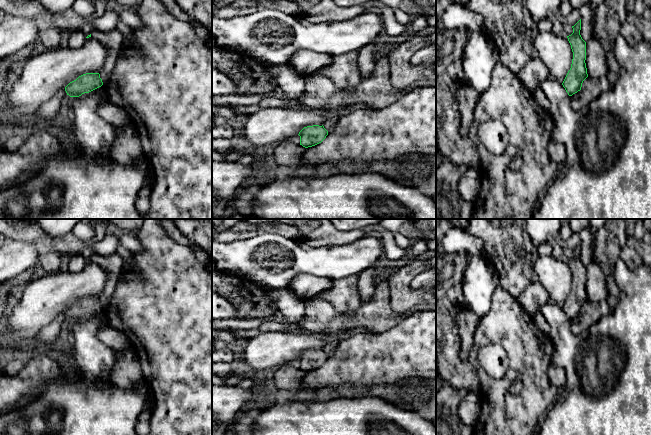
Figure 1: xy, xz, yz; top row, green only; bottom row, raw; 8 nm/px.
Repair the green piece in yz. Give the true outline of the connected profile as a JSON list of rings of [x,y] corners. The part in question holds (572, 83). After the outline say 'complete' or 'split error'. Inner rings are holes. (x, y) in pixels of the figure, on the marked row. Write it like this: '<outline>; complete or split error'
[[[581,19],[572,26],[573,33],[567,36],[573,52],[571,68],[562,85],[569,96],[581,90],[583,81],[588,77],[586,68],[586,42],[580,35]]]; complete

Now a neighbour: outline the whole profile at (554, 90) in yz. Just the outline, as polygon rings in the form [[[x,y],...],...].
[[[619,33],[615,39],[614,54],[619,65],[615,85],[602,93],[593,101],[594,106],[588,107],[585,111],[577,112],[571,108],[571,98],[562,83],[549,78],[537,87],[545,93],[551,102],[550,113],[553,119],[551,138],[564,145],[567,157],[559,168],[553,185],[547,188],[545,197],[538,203],[533,219],[651,219],[651,44],[643,42],[636,46],[630,46]]]

